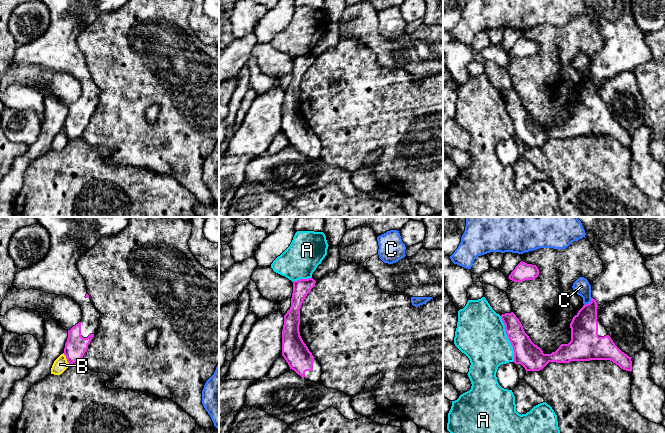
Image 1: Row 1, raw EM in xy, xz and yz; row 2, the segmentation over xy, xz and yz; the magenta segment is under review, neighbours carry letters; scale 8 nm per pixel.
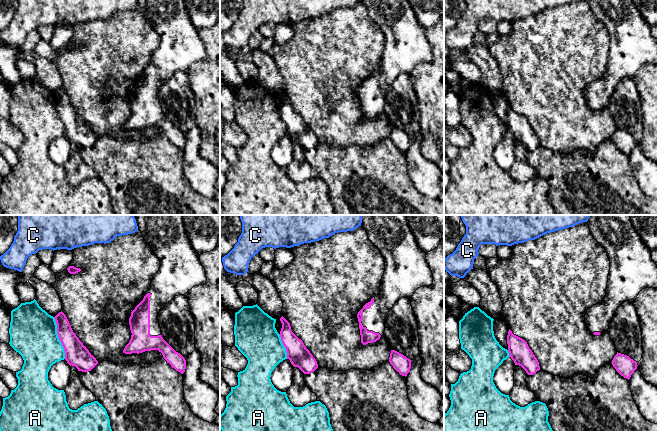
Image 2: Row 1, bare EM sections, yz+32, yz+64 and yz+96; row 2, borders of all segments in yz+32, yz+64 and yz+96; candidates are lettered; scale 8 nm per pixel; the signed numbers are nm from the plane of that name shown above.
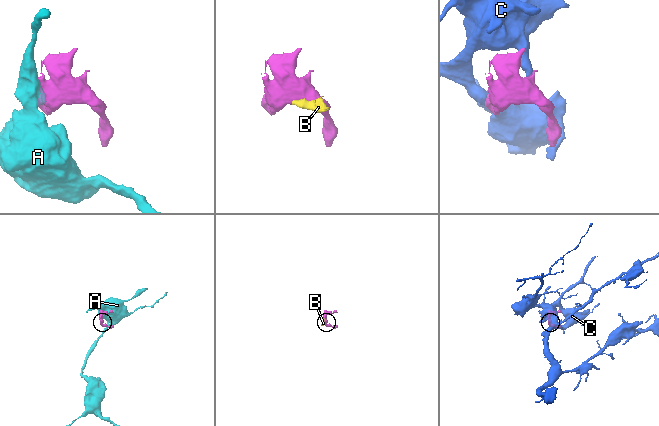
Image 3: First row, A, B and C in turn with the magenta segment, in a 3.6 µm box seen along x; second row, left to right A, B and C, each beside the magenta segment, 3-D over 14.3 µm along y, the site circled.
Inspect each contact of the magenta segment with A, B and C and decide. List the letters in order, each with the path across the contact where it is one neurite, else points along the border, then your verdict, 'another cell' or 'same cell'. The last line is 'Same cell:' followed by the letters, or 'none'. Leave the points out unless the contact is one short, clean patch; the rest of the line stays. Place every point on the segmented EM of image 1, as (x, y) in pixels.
A: another cell
B: along xy (63, 353), (69, 363) | another cell
C: another cell
Same cell: none

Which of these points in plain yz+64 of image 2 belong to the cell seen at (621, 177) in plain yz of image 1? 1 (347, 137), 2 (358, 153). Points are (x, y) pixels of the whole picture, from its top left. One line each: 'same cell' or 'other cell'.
1: other cell
2: same cell

